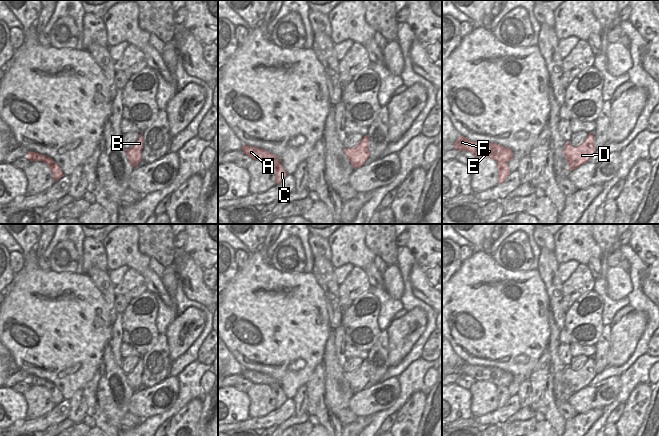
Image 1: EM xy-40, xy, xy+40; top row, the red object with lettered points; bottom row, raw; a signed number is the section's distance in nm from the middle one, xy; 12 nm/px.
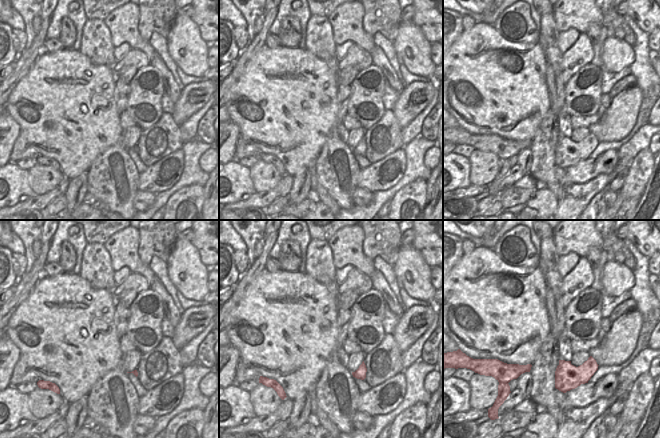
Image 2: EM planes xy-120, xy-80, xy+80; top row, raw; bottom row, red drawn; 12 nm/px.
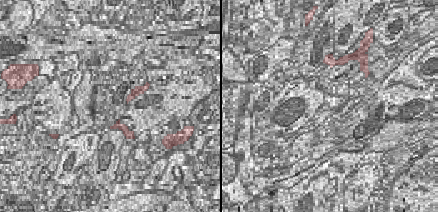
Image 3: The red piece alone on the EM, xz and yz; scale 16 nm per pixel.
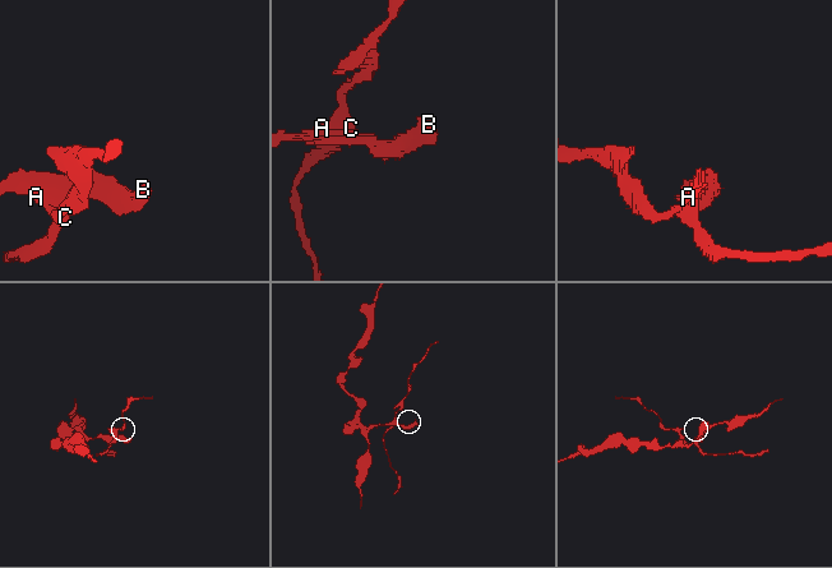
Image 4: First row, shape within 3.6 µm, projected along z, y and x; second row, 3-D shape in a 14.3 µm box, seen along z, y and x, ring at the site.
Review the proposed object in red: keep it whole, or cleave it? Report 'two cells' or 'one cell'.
two cells

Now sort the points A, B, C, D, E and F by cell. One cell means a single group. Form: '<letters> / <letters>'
A B D E F / C

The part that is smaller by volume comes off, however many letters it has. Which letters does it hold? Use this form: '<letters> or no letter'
C

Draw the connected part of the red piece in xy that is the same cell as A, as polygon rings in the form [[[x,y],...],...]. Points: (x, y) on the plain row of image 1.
[[[244,369],[242,374],[244,378],[250,380],[253,384],[279,384],[279,381],[273,377],[257,371]]]

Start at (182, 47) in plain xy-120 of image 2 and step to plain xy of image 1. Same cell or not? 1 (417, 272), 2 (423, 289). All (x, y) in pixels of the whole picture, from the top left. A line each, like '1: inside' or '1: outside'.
1: inside
2: inside

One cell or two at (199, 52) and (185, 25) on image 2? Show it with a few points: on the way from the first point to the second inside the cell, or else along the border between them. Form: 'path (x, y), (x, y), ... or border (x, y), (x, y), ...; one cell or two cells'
path (192, 45), (185, 38), (185, 32); one cell

